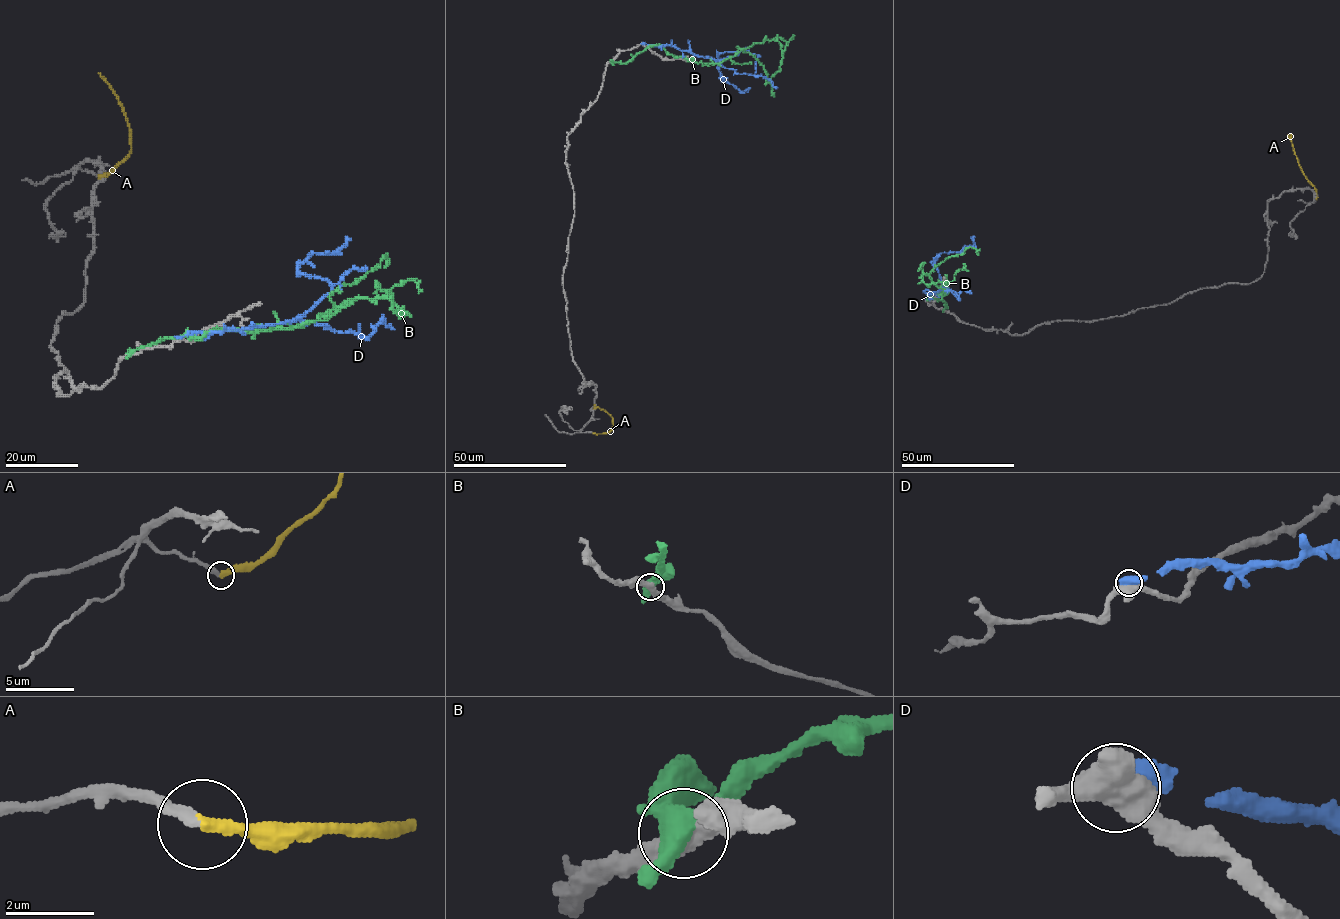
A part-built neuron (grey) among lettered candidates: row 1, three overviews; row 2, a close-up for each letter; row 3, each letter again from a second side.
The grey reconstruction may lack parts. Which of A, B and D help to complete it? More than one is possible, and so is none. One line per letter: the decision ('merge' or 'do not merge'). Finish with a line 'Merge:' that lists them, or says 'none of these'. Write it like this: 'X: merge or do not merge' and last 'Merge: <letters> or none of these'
A: do not merge
B: do not merge
D: do not merge
Merge: none of these

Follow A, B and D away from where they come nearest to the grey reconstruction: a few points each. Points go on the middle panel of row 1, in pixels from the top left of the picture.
A: (593, 433), (608, 433), (613, 426), (610, 415), (599, 408), (593, 409)
B: (612, 60), (628, 62), (660, 45), (676, 56), (718, 63), (775, 38), (782, 54), (780, 70), (765, 82)
D: (642, 44), (670, 45), (721, 61), (735, 52), (717, 55), (719, 72), (743, 91), (750, 87)

